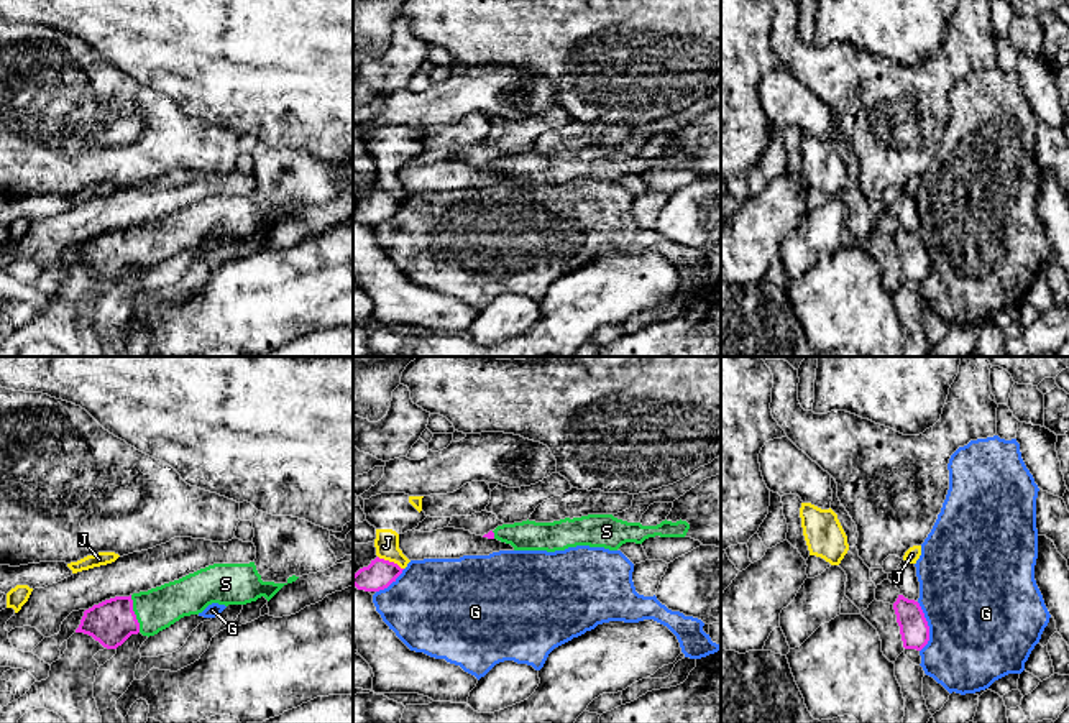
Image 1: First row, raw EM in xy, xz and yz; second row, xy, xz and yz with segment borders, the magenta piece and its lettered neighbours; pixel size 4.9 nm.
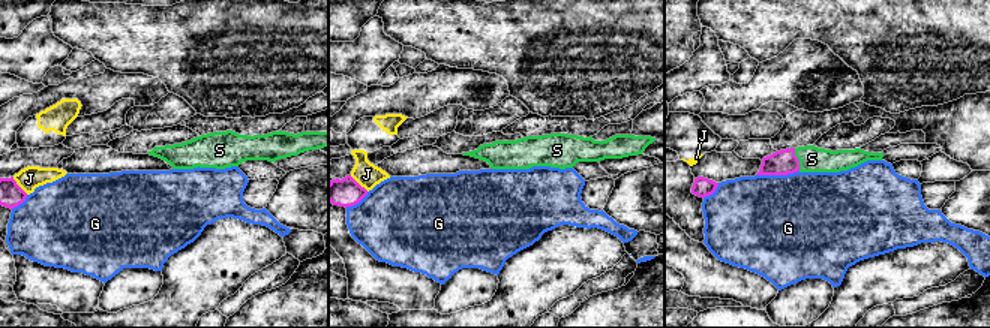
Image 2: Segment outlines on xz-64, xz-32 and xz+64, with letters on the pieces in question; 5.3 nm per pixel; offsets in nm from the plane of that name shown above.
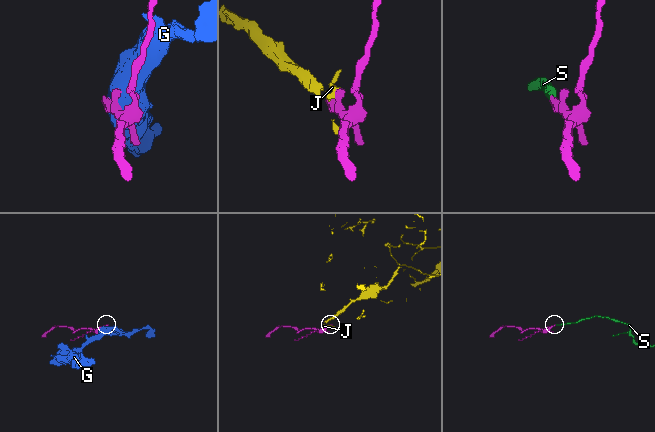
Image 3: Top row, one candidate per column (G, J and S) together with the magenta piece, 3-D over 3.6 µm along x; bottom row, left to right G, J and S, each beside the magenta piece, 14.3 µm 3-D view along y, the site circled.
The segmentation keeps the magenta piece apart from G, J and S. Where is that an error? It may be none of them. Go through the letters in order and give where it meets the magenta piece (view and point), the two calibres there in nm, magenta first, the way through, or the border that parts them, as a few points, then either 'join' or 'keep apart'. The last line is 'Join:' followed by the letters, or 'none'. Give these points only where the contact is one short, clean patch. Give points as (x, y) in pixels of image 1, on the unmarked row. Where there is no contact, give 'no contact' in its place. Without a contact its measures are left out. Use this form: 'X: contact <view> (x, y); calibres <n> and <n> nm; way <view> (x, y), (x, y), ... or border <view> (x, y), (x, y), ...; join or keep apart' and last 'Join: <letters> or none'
G: contact yz (928, 258); calibres 140 and 500 nm; keep apart
J: contact xz (391, 194); calibres 150 and 120 nm; border xz (378, 188), (396, 194), (403, 201); keep apart
S: contact xy (133, 245); calibres 220 and 200 nm; join
Join: S

